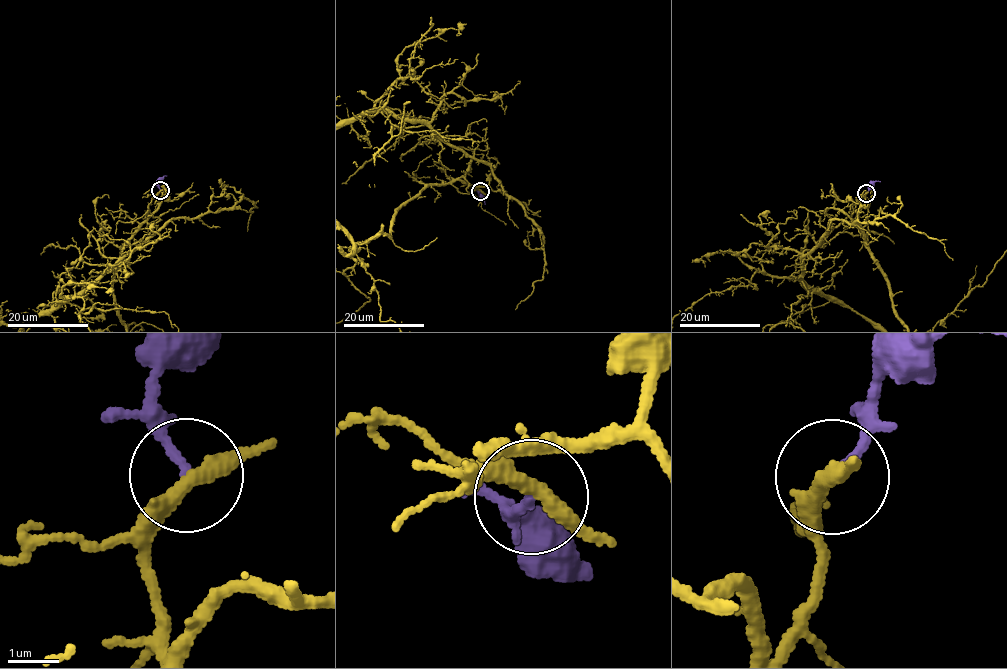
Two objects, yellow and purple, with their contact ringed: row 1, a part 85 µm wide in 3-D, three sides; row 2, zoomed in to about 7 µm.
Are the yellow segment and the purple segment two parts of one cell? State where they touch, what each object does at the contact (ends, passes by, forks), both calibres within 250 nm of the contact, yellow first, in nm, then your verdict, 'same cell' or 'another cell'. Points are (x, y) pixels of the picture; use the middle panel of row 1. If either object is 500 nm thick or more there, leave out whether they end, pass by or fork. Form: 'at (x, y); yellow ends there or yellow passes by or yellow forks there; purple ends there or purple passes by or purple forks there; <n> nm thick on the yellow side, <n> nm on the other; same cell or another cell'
at (480, 191); yellow passes by; purple ends there; 320 nm thick on the yellow side, 170 nm on the other; another cell

